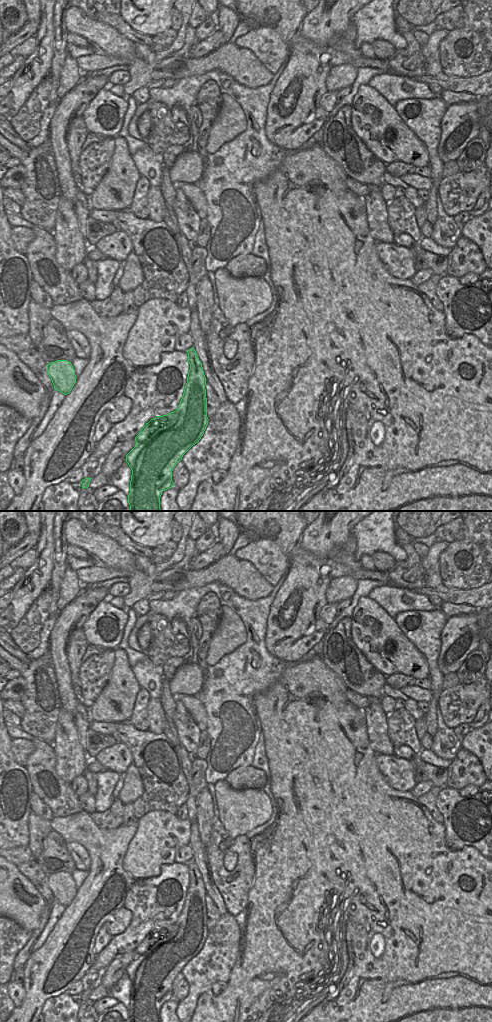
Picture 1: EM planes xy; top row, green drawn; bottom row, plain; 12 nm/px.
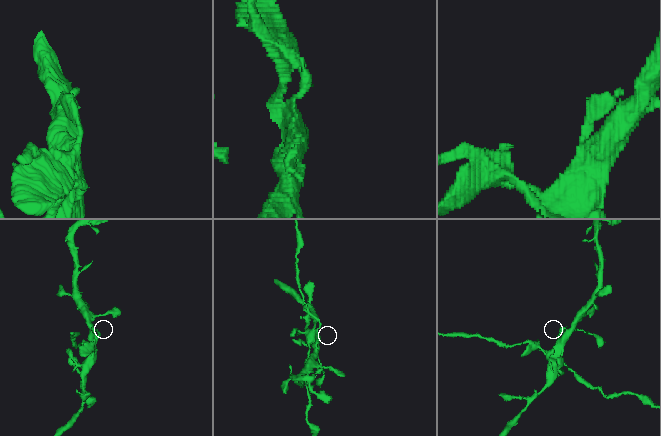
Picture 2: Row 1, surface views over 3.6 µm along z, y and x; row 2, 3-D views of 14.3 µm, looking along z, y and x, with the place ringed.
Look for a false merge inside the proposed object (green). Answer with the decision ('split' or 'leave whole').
split

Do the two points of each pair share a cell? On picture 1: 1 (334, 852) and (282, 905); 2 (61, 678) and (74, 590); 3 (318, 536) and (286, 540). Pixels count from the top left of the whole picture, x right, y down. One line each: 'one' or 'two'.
1: one
2: two
3: two

